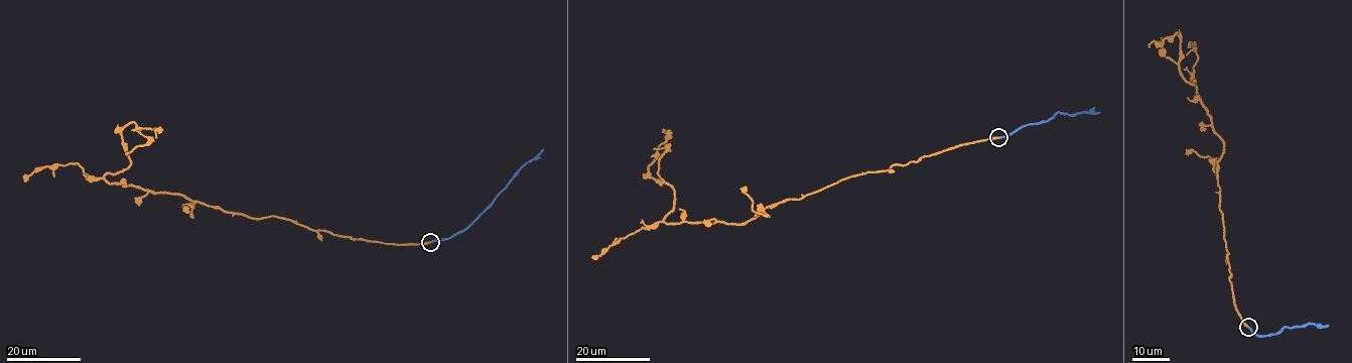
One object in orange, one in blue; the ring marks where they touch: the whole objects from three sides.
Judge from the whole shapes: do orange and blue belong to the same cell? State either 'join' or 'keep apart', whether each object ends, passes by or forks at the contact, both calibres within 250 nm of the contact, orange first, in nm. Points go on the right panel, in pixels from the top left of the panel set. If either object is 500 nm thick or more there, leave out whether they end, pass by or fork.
join | orange ends | blue ends | 320/280 nm

